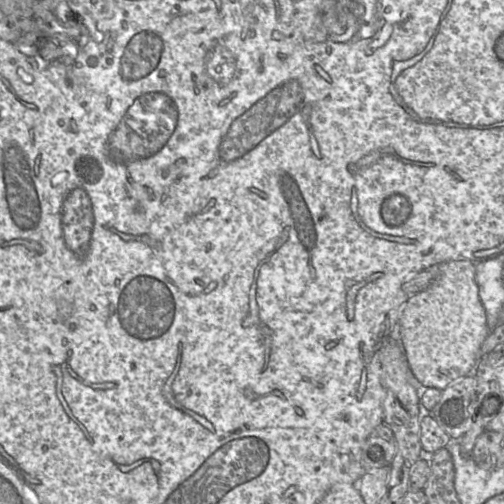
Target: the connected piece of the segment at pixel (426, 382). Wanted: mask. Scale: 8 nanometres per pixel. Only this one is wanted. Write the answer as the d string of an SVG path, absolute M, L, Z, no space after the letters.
M469 259L450 260L439 266L437 277L423 291L408 296L398 320L400 345L409 367L425 388L444 390L473 374L480 349L490 333L478 294L475 264Z

